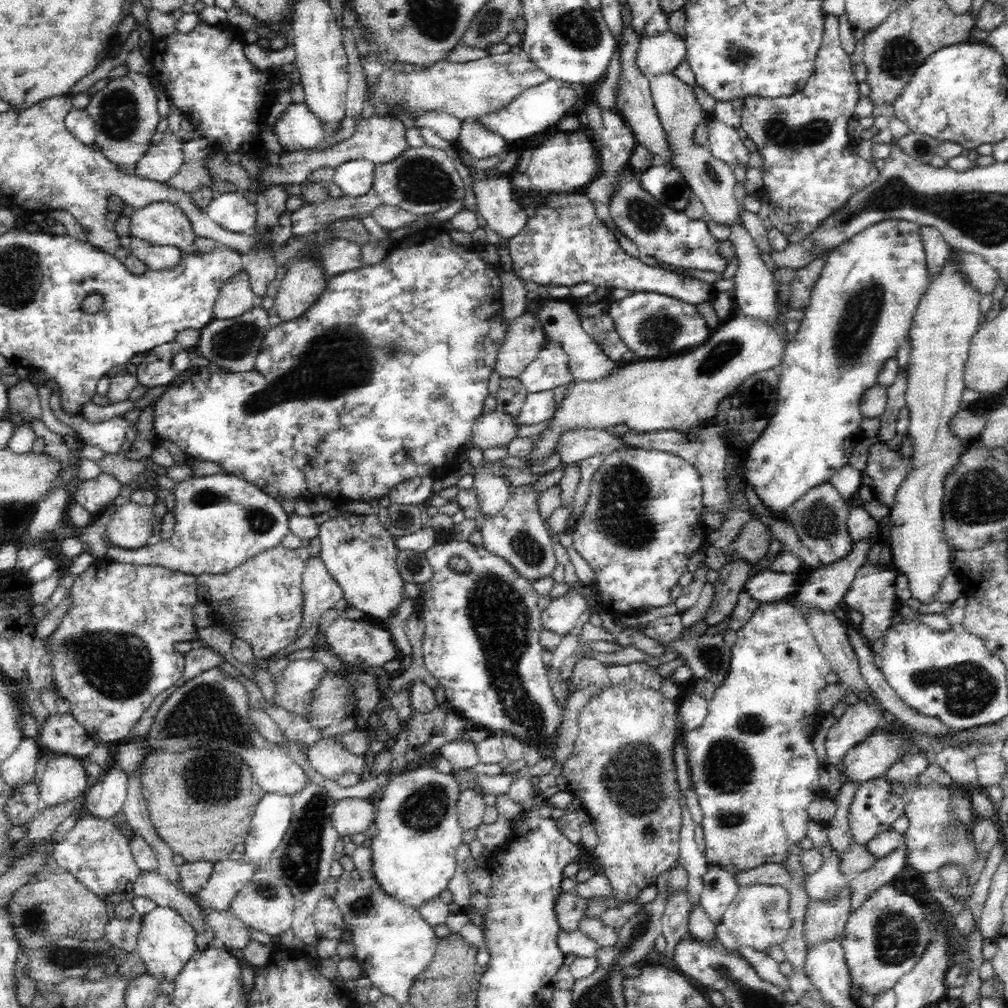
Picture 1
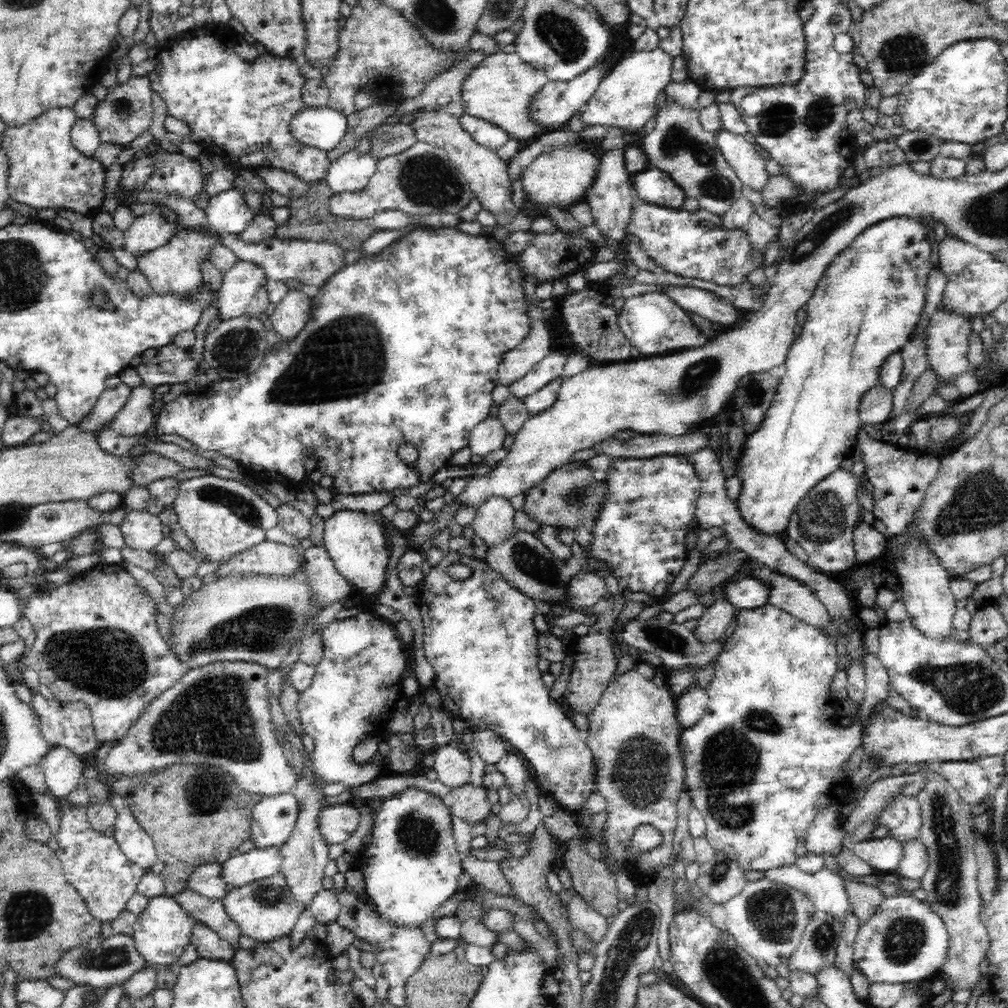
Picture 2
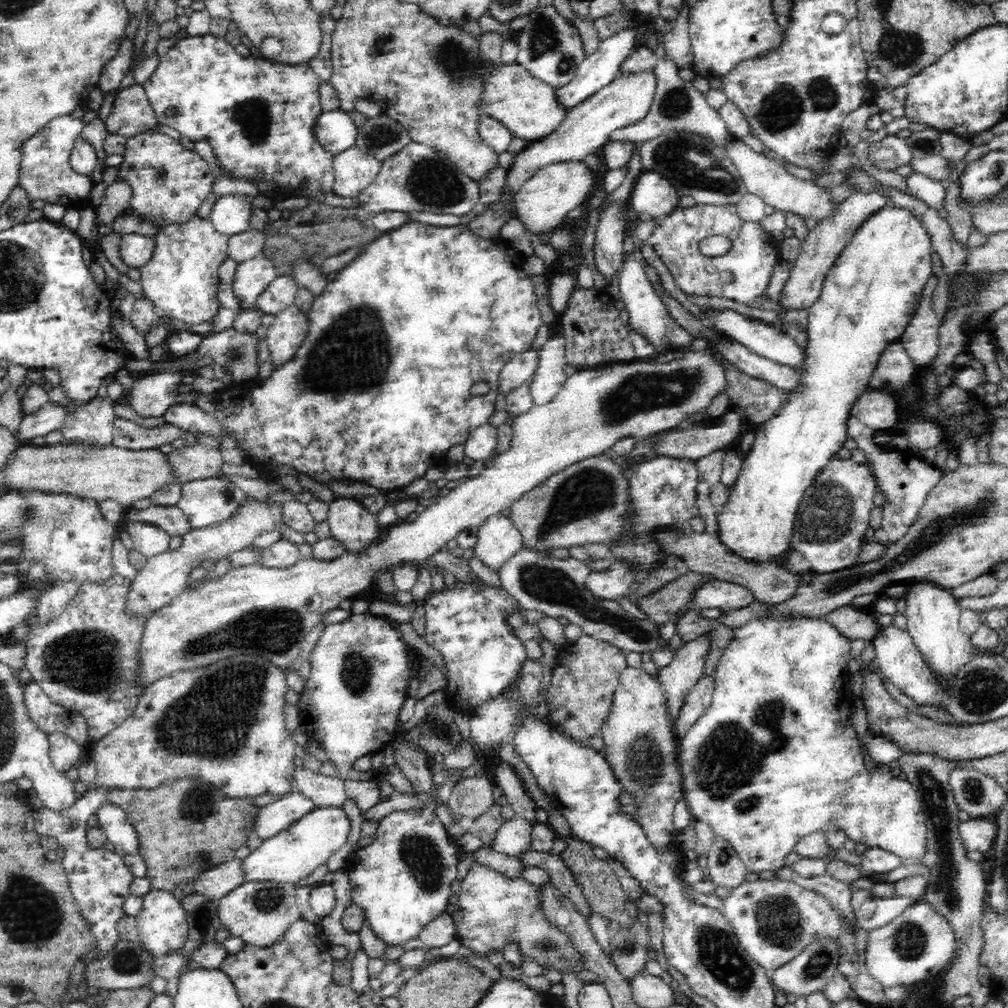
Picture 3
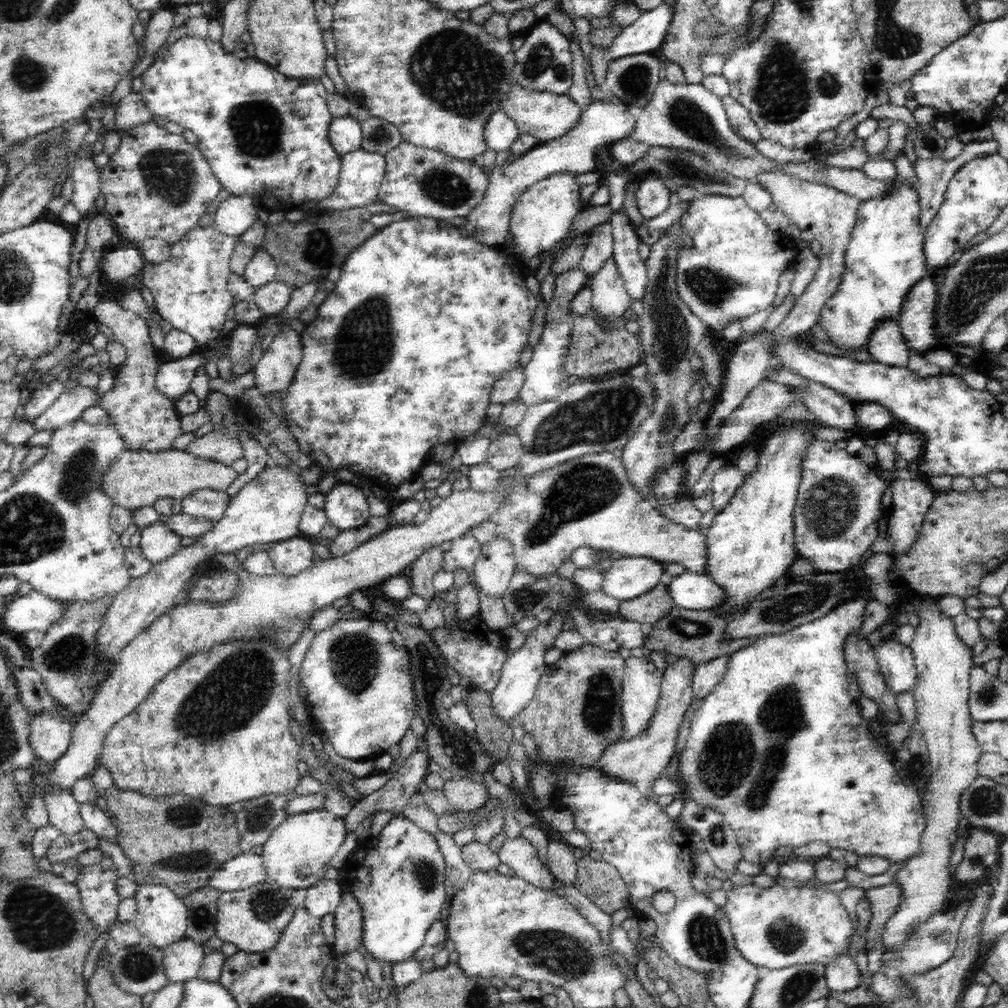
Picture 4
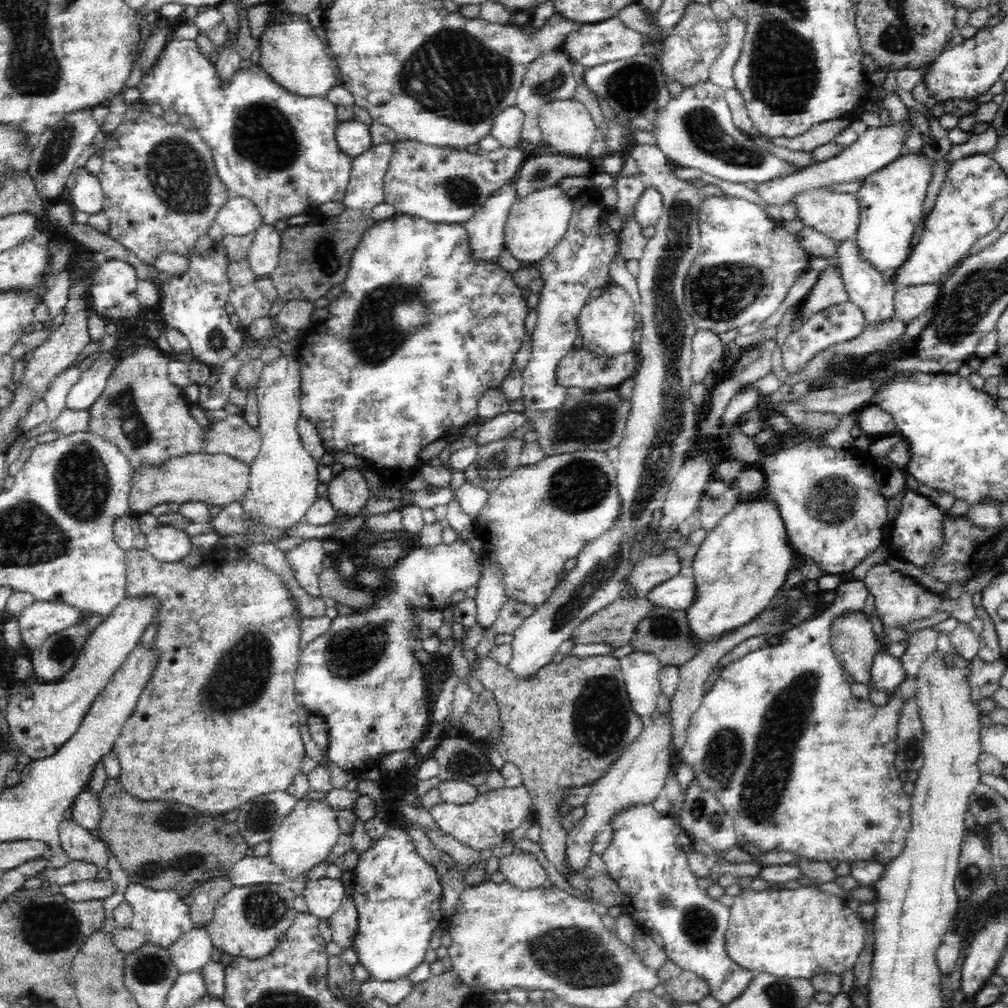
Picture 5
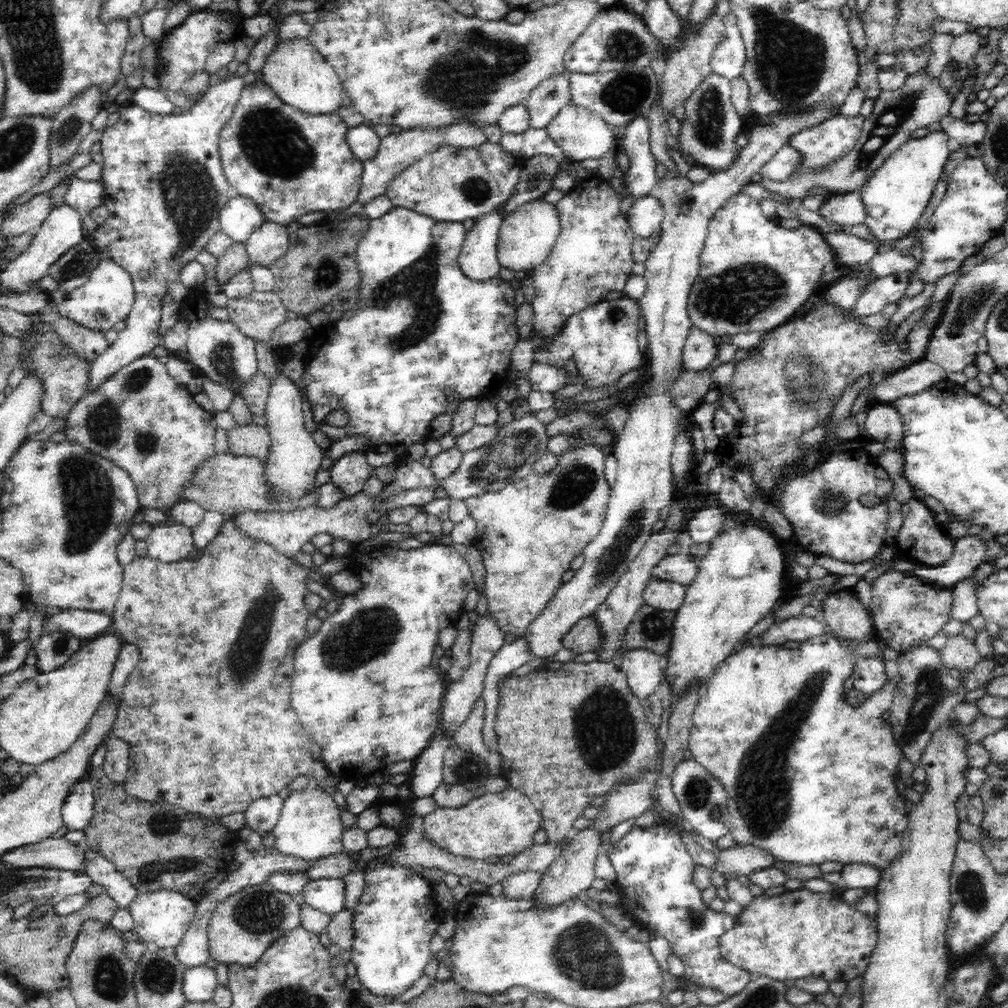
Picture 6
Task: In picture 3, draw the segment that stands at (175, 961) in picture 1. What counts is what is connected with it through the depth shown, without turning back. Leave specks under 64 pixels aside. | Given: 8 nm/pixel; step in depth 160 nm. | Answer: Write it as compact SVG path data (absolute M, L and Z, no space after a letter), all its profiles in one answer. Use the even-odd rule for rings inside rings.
M150 889L143 896L142 910L137 916L139 941L154 958L168 956L184 946L188 938L189 926L185 908L174 894L166 890Z

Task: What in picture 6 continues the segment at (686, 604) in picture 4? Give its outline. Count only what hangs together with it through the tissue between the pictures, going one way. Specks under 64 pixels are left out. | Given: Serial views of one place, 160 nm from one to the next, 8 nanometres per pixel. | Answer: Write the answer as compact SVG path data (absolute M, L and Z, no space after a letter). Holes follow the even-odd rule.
M652 575L643 592L643 601L660 610L678 610L686 596L682 583L660 580Z

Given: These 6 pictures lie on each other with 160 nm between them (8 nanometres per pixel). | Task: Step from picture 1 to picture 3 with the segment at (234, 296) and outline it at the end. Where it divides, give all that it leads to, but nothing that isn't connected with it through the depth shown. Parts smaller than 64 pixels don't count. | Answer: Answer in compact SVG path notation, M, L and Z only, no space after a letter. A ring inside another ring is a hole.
M258 255L238 263L232 290L242 310L255 308L257 298L277 278L277 269L267 256Z

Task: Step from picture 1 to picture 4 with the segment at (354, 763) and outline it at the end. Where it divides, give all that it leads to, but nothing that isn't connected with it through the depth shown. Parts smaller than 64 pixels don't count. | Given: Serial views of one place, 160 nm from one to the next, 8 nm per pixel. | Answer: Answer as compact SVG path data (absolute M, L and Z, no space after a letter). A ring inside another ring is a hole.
M377 616L340 619L313 638L299 668L300 679L308 689L304 704L309 712L310 725L316 729L320 726L328 734L339 757L375 761L402 741L417 709L409 656L406 649L392 641L387 620Z

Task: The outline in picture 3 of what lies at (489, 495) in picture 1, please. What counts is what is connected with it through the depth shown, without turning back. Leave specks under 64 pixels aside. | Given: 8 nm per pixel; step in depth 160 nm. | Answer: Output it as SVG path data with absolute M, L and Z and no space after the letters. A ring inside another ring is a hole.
M500 512L492 514L478 527L478 538L474 556L494 572L512 558L522 547L521 532L509 516Z

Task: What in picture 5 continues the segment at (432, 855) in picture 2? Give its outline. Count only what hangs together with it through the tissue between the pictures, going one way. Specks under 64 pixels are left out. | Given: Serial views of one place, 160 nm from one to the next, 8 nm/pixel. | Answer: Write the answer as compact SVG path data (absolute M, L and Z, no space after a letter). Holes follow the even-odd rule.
M390 825L382 838L359 854L352 899L358 911L357 935L352 950L368 971L369 978L380 982L406 979L425 962L432 932L443 920L440 912L442 885L435 866L430 866L410 842L406 828Z

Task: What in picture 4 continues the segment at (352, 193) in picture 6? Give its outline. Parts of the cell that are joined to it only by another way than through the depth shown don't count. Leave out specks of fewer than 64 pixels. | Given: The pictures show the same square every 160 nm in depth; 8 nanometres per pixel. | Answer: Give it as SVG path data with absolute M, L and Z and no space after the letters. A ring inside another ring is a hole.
M191 36L182 37L170 46L165 53L158 57L142 74L143 86L139 90L150 112L157 117L176 122L184 129L190 129L197 136L199 143L197 147L208 159L209 165L216 175L216 178L222 183L222 186L228 190L232 196L250 196L254 197L258 203L258 209L266 213L287 212L293 209L300 211L305 203L318 203L324 198L329 198L330 194L336 190L339 182L339 171L341 170L342 157L328 139L328 128L332 122L332 113L328 108L326 98L328 92L317 78L289 78L280 74L274 67L256 59L248 57L240 59L236 57L235 52L229 52L224 49L220 42L212 41L209 38L194 38Z

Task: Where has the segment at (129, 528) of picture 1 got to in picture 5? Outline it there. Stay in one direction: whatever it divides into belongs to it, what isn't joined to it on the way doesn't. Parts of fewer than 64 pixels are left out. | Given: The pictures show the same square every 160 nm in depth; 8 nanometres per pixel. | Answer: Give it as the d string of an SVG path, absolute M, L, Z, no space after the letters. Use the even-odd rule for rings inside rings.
M156 525L145 538L145 549L163 563L182 560L193 546L191 536L172 525Z

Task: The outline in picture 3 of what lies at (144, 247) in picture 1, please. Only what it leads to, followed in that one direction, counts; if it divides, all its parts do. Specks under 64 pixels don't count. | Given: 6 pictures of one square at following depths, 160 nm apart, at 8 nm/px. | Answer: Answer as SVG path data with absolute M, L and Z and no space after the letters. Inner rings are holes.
M196 216L183 224L160 228L156 243L150 261L139 269L143 291L152 301L155 314L165 314L188 326L212 323L221 307L216 292L221 282L219 267L228 257L229 237L218 233L209 219Z

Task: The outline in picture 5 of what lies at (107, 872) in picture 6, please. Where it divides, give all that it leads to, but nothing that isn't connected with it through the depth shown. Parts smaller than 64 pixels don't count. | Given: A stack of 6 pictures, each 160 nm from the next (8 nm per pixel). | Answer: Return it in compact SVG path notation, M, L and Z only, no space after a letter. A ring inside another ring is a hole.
M63 818L63 822L59 824L59 839L70 861L83 860L93 862L100 870L106 868L108 864L107 844L92 836L74 819Z

